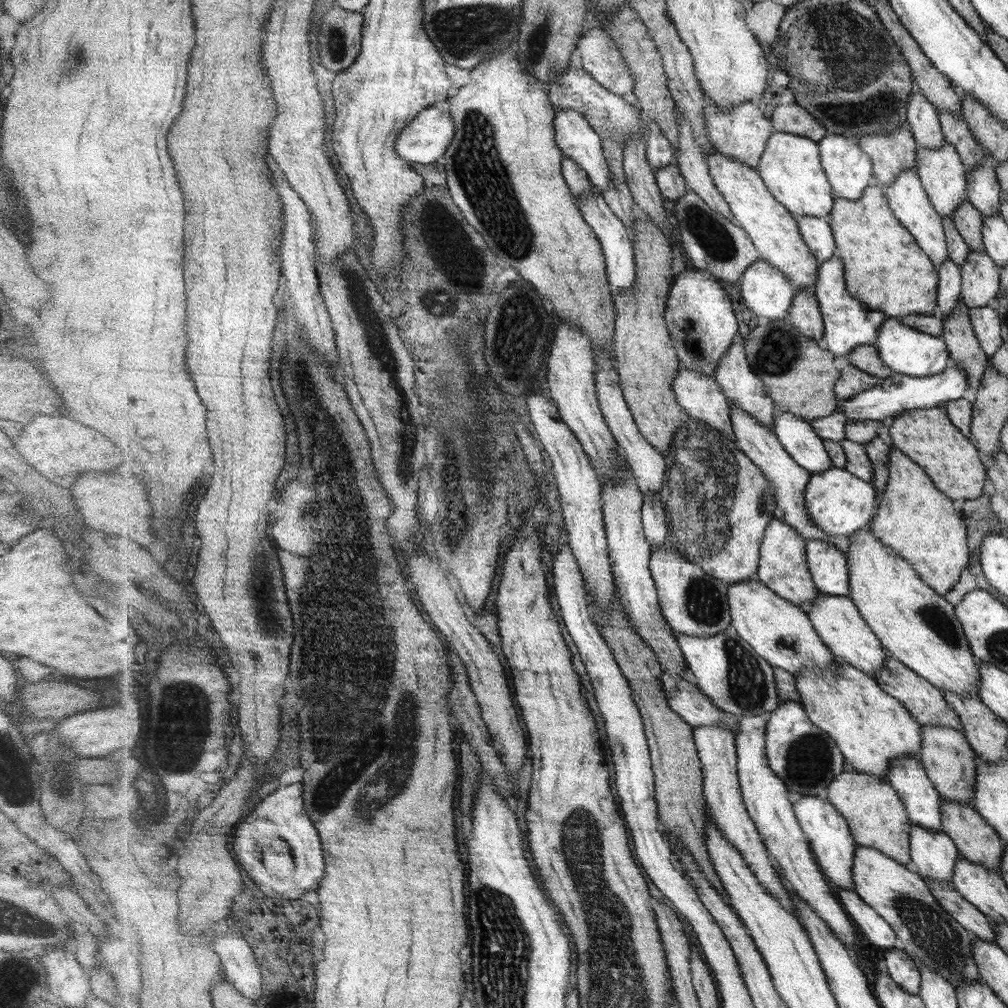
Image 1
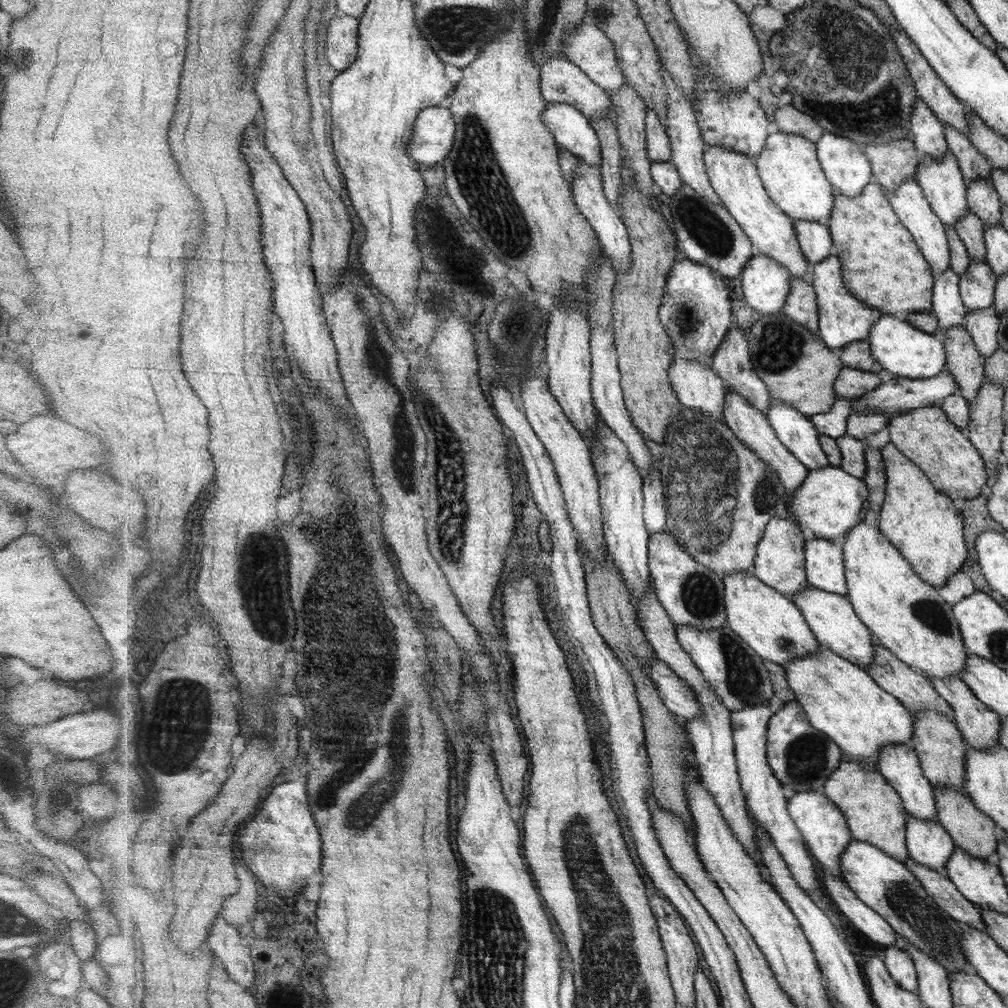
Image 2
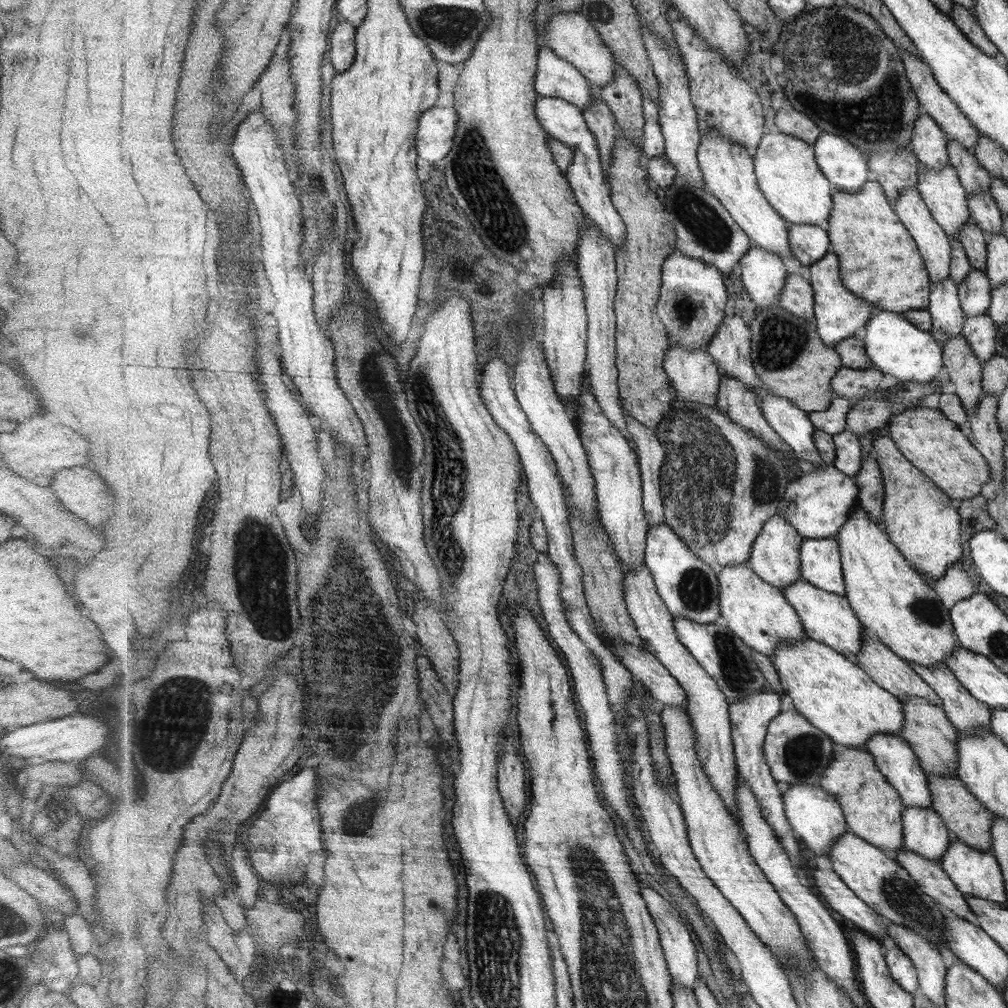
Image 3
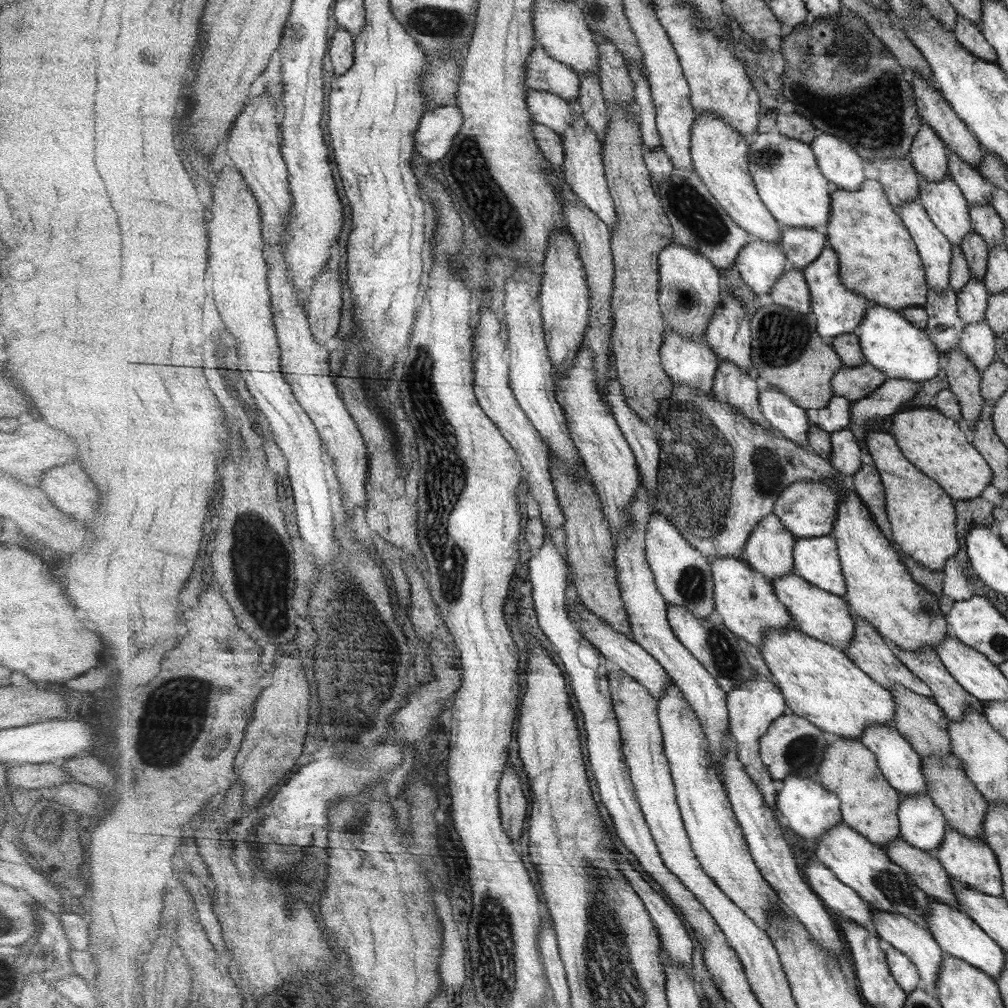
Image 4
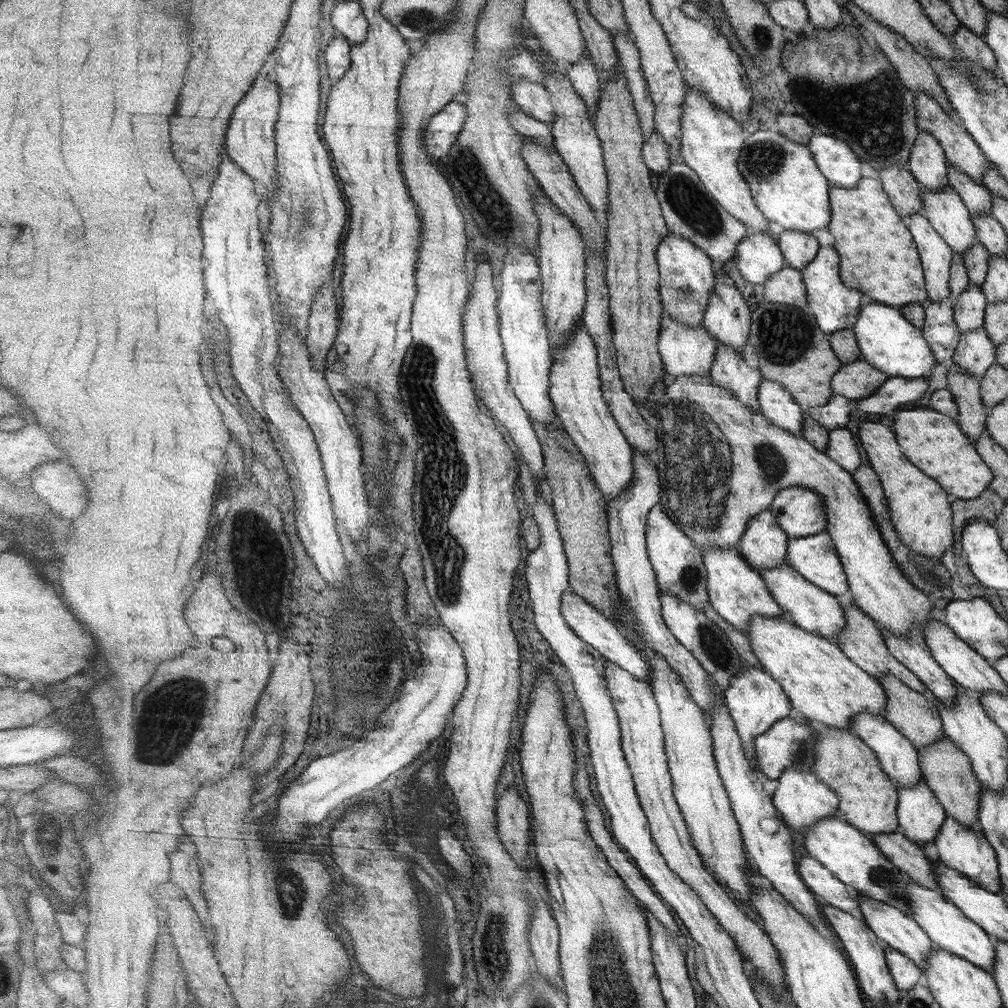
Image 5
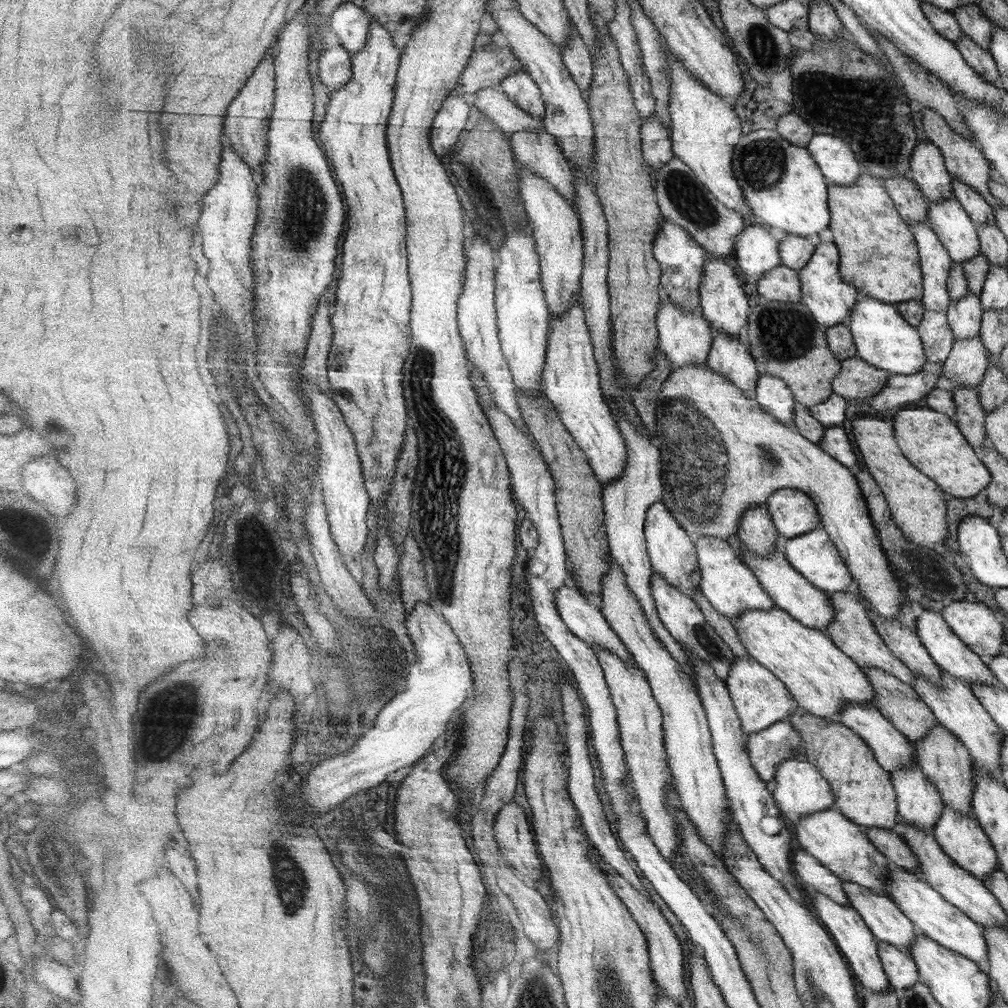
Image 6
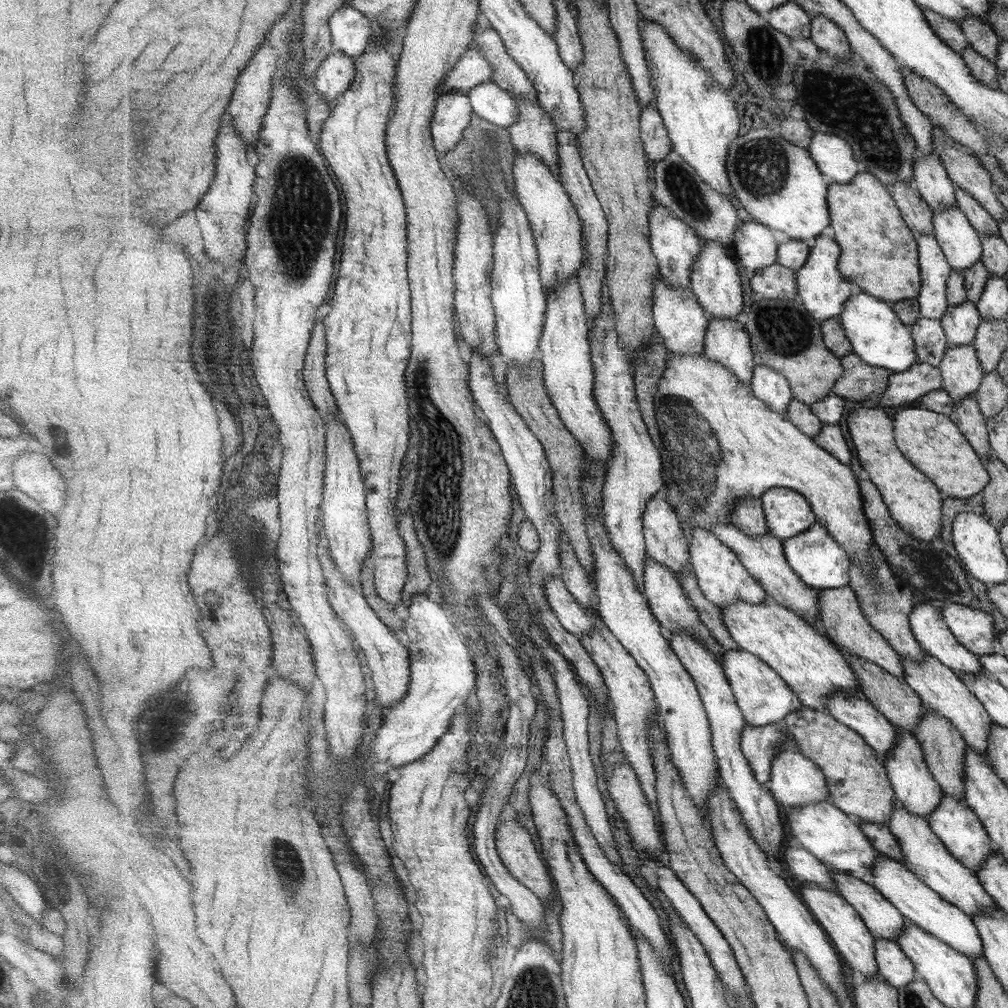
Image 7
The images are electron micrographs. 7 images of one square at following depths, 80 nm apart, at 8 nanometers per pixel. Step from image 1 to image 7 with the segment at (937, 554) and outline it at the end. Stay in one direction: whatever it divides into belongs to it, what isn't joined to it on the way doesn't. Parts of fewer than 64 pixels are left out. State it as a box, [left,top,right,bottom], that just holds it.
[846,408,947,544]

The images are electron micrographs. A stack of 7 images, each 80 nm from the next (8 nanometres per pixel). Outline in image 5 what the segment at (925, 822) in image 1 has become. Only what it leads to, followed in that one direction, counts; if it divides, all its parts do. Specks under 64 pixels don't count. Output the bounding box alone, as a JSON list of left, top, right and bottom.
[852,712,924,786]

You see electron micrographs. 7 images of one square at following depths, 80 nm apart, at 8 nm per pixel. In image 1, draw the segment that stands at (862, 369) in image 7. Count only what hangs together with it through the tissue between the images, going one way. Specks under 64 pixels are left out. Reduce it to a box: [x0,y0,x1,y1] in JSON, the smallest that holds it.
[834,363,884,400]

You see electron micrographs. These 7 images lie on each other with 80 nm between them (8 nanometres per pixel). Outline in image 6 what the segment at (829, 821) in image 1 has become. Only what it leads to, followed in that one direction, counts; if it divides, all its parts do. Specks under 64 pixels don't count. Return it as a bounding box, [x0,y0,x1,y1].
[773,758,836,822]

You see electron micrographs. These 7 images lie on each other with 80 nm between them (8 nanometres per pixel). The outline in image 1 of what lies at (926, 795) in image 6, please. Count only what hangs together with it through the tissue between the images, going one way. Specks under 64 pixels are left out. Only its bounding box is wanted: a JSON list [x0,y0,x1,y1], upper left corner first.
[910,824,962,885]

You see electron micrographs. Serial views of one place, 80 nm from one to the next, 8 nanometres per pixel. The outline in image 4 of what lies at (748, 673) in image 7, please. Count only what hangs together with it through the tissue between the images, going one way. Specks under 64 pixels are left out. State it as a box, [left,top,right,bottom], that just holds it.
[727,673,790,827]

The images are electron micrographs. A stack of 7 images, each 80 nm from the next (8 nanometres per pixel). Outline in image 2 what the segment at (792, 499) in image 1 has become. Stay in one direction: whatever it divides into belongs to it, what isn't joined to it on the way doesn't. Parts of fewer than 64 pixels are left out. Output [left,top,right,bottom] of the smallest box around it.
[724,391,810,502]

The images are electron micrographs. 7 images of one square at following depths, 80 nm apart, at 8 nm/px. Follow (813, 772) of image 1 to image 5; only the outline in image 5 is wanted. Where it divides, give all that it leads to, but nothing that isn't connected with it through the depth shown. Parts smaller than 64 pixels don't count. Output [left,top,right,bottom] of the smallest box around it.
[755,714,816,780]

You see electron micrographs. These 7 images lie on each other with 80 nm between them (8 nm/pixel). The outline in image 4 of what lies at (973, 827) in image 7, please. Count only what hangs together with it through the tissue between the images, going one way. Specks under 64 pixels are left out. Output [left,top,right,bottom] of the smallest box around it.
[935,825,1004,896]

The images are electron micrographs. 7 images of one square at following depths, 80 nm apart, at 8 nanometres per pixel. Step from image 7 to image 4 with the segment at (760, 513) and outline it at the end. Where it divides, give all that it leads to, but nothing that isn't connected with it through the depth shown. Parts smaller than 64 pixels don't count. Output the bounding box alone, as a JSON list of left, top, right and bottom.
[743,514,799,580]

